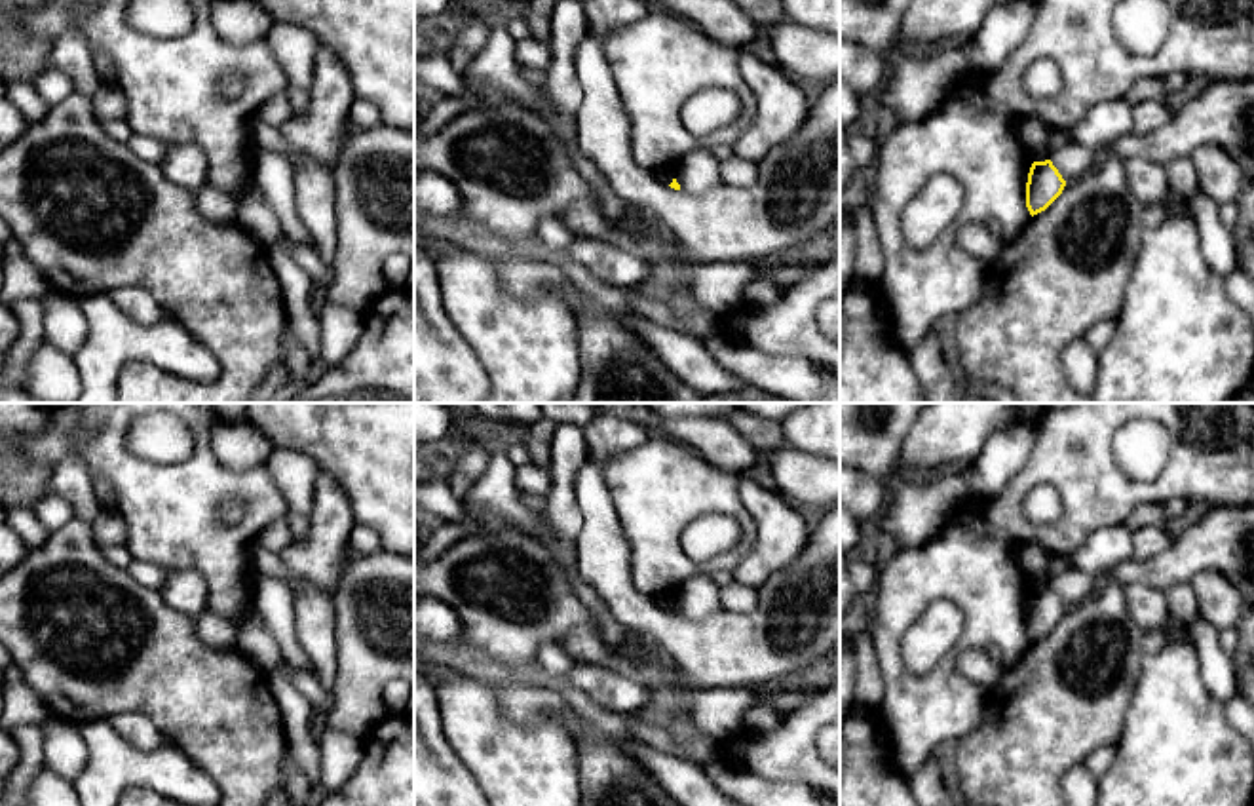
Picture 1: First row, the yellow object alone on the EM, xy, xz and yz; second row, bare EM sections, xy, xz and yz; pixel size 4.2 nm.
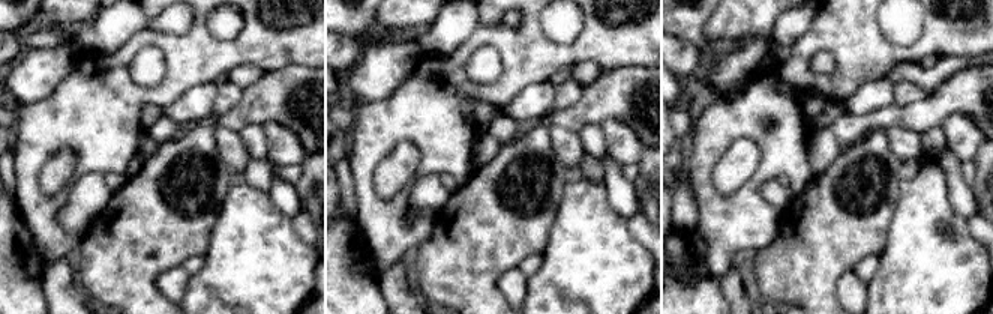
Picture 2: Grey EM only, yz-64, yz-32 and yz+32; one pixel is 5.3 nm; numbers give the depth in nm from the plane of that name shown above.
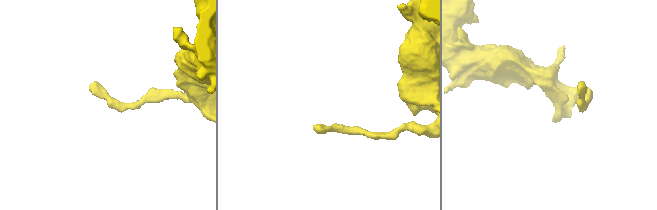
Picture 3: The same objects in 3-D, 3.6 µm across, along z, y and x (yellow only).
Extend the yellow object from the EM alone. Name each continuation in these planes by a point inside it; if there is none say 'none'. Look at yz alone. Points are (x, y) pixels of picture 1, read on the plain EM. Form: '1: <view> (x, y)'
none

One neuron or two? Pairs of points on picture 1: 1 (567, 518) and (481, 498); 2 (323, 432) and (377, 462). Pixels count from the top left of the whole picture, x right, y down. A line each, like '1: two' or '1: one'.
1: two
2: one

